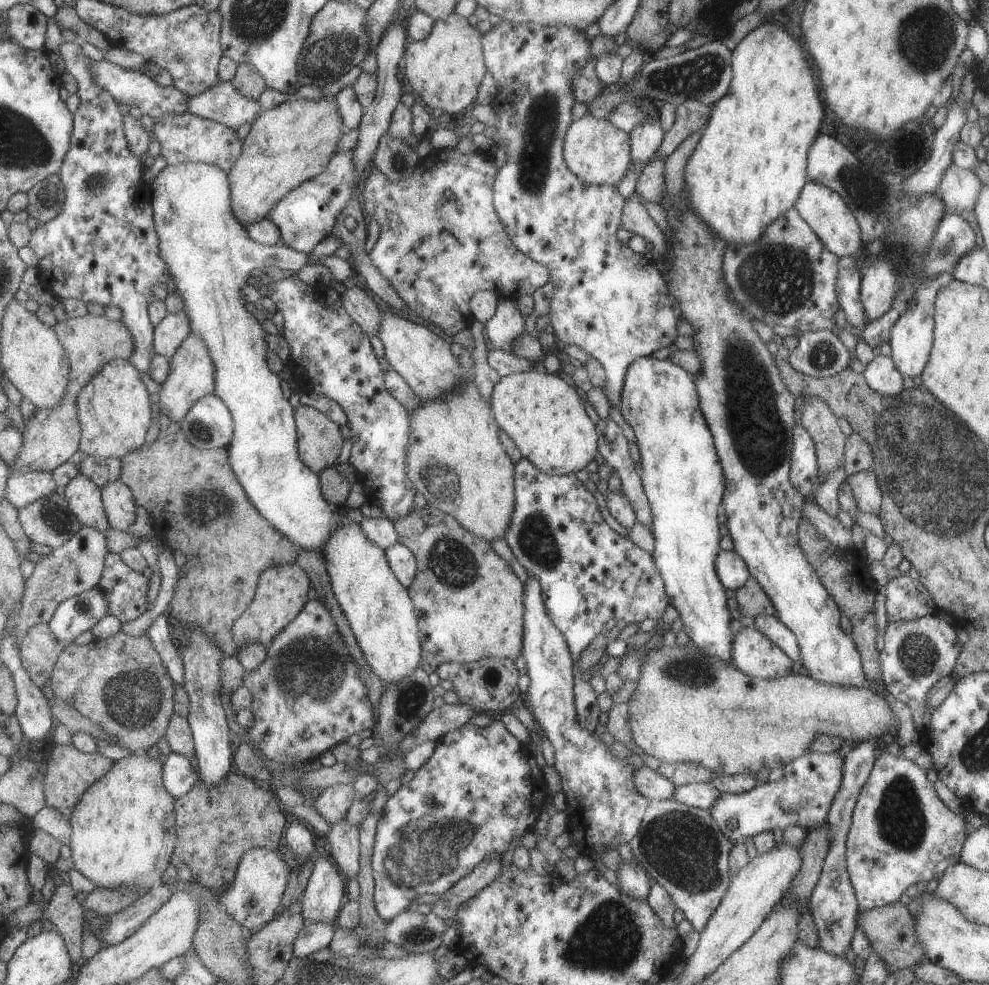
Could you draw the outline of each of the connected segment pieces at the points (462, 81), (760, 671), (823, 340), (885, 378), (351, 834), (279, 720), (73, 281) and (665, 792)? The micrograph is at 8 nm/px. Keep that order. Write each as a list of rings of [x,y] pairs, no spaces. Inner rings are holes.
[[[455,11],[450,12],[447,18],[435,19],[432,29],[423,40],[408,40],[402,65],[405,72],[403,73],[411,90],[417,100],[425,107],[430,109],[439,108],[445,116],[464,112],[465,108],[470,108],[475,104],[478,88],[482,81],[483,75],[486,73],[486,66],[482,55],[482,46],[480,43],[481,33],[469,24],[465,17],[459,16]]]
[[[749,621],[732,635],[731,663],[748,677],[786,677],[796,670],[792,660]]]
[[[807,331],[798,338],[787,362],[798,373],[821,379],[847,368],[849,353],[831,331]]]
[[[881,354],[874,356],[864,366],[862,375],[871,390],[885,396],[896,395],[903,388],[903,377],[891,357]]]
[[[344,818],[330,825],[330,832],[325,837],[328,841],[329,858],[347,875],[353,878],[360,869],[358,858],[360,844],[358,841],[358,828],[351,826]]]
[[[317,596],[308,600],[291,624],[274,638],[268,647],[266,661],[258,669],[246,670],[244,685],[254,696],[251,708],[254,724],[249,728],[250,738],[271,760],[293,766],[317,760],[323,752],[345,743],[351,734],[375,730],[375,711],[367,698],[366,686],[357,674],[354,659],[335,626],[333,615]]]
[[[81,41],[63,43],[59,52],[65,62],[66,70],[77,80],[81,99],[80,109],[74,113],[74,137],[60,175],[65,185],[66,201],[62,211],[53,220],[38,222],[32,232],[28,246],[39,258],[41,280],[49,291],[60,301],[75,299],[92,302],[103,306],[115,305],[122,312],[123,322],[130,328],[134,336],[134,353],[130,361],[140,370],[149,374],[156,352],[154,332],[156,327],[149,318],[150,302],[158,300],[153,294],[153,286],[169,282],[172,274],[167,263],[162,259],[160,238],[155,220],[151,198],[143,196],[147,192],[148,182],[143,179],[147,168],[139,157],[131,150],[126,135],[124,114],[117,99],[105,90],[93,72],[91,58],[83,52]]]
[[[645,765],[634,770],[632,781],[635,785],[635,790],[649,801],[671,799],[676,787],[655,769]]]

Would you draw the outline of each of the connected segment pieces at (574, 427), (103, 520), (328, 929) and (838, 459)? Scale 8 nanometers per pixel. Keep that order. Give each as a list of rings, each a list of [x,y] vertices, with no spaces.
[[[533,366],[527,372],[500,377],[492,388],[489,405],[497,426],[508,434],[523,458],[546,475],[566,475],[587,466],[598,452],[595,424],[587,417],[583,401],[577,393],[573,386],[559,376],[540,366]]]
[[[80,474],[62,490],[70,502],[71,510],[83,526],[93,527],[104,533],[111,528],[102,487],[92,478]]]
[[[309,923],[303,925],[294,940],[293,956],[302,959],[327,948],[329,942],[332,941],[331,936],[334,936],[333,924]]]
[[[807,397],[801,400],[804,406],[801,408],[799,424],[810,434],[816,450],[818,468],[818,480],[824,481],[836,468],[842,468],[844,461],[844,444],[846,436],[841,432],[837,424],[837,417],[831,412],[826,402],[815,397]]]

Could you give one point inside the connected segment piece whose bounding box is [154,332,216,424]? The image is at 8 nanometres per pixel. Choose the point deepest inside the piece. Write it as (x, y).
(192, 376)

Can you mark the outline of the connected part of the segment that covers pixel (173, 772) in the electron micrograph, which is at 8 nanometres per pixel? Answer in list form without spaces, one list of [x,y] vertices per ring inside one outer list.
[[[171,752],[164,762],[164,783],[175,798],[189,794],[199,782],[199,771],[193,768],[188,756]]]

